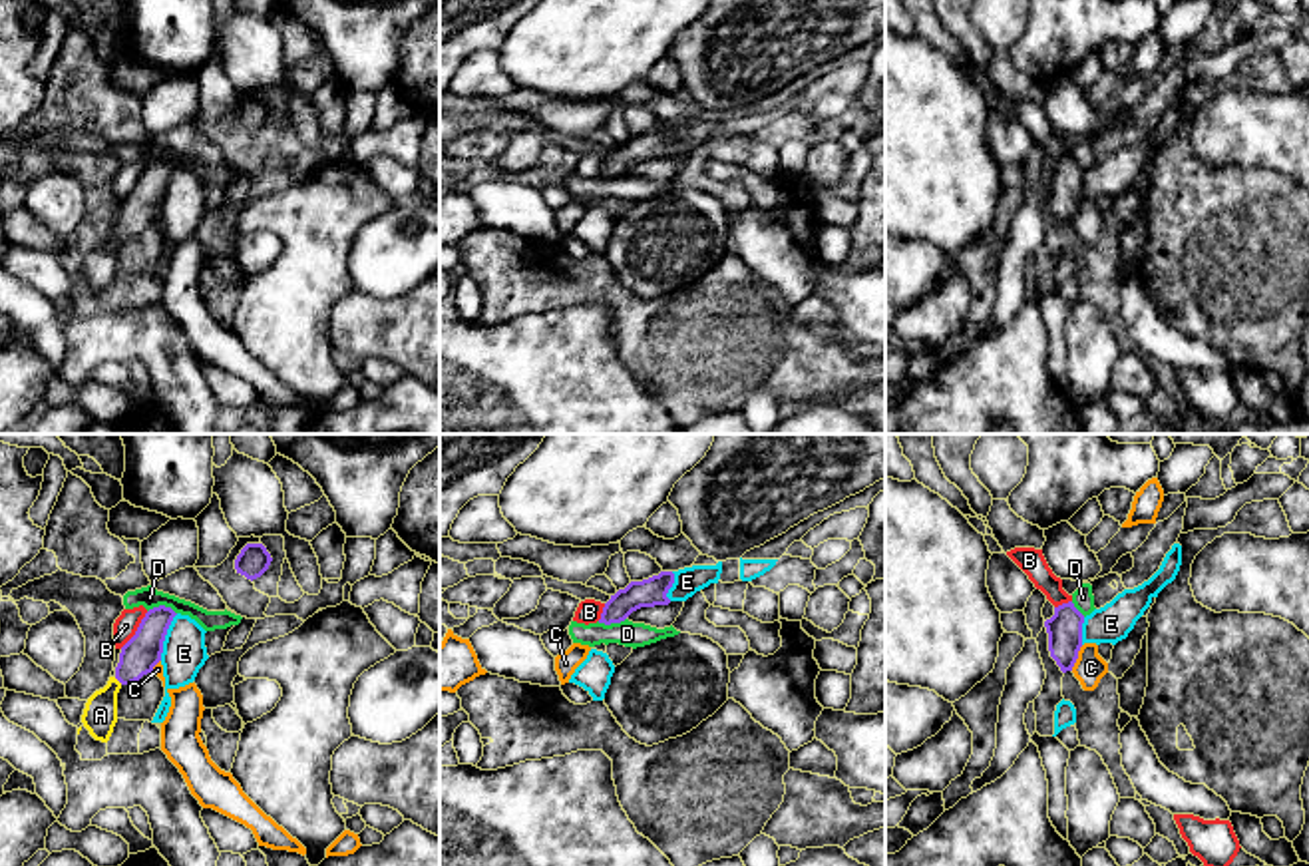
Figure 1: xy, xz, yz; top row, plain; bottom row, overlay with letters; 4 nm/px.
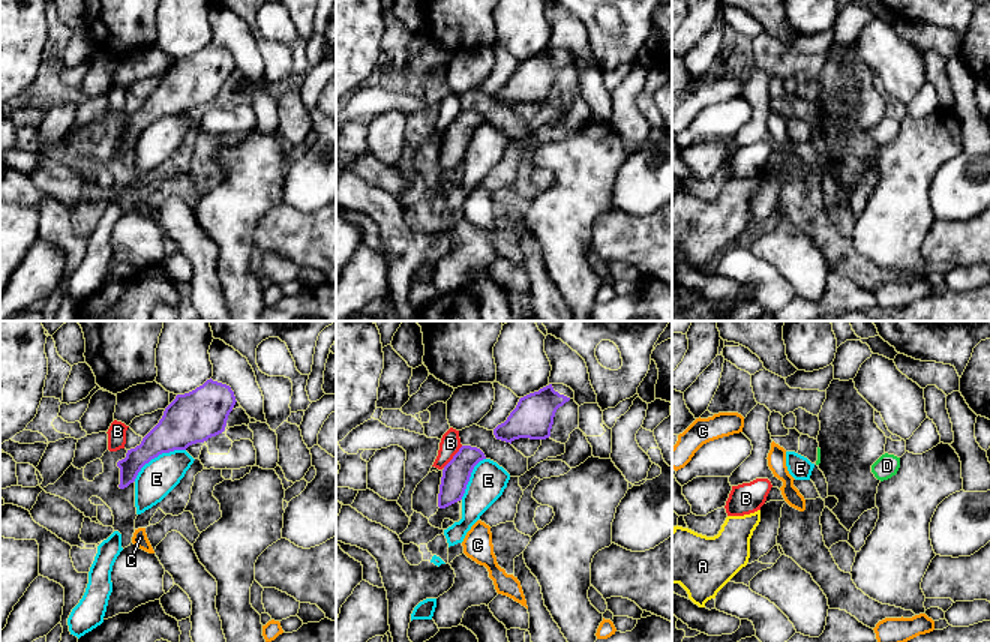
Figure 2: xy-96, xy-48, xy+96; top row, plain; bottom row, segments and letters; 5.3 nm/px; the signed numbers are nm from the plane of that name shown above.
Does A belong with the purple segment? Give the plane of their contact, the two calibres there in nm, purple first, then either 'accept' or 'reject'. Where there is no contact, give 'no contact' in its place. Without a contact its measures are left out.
contact in xy; calibres 150 and 140 nm; accept

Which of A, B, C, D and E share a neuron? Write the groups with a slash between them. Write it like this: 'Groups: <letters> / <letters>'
Groups: A / B / C / D / E

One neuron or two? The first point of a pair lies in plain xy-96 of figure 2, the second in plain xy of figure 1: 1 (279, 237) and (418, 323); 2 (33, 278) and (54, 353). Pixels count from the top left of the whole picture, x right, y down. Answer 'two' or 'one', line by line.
1: one
2: two

